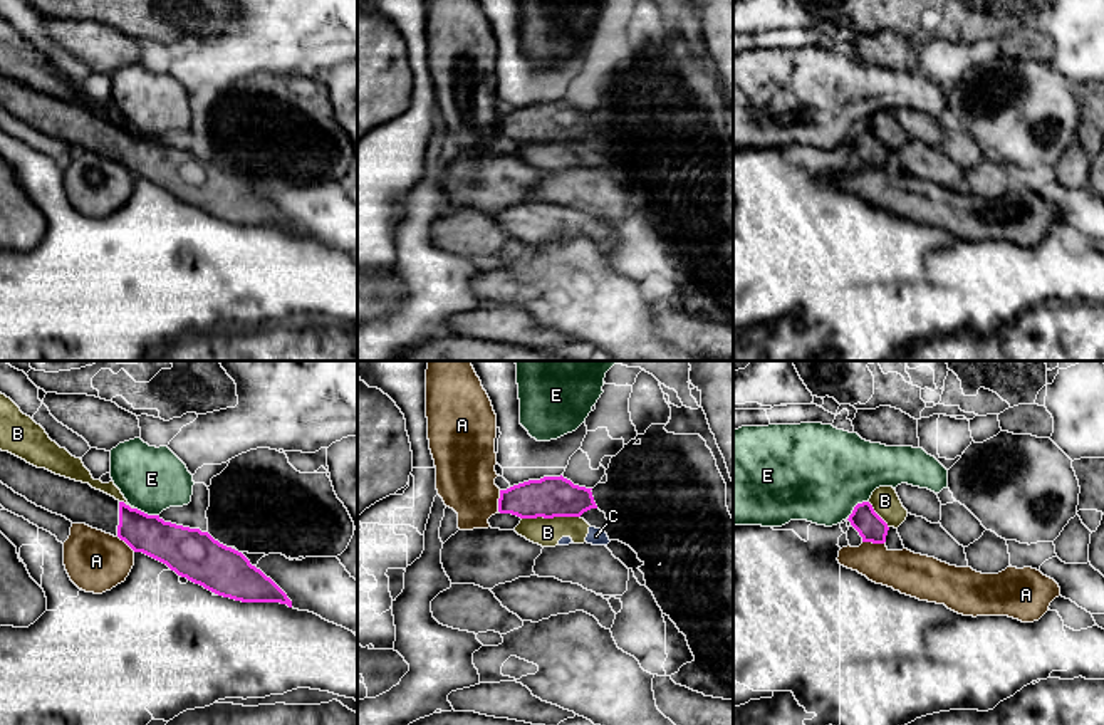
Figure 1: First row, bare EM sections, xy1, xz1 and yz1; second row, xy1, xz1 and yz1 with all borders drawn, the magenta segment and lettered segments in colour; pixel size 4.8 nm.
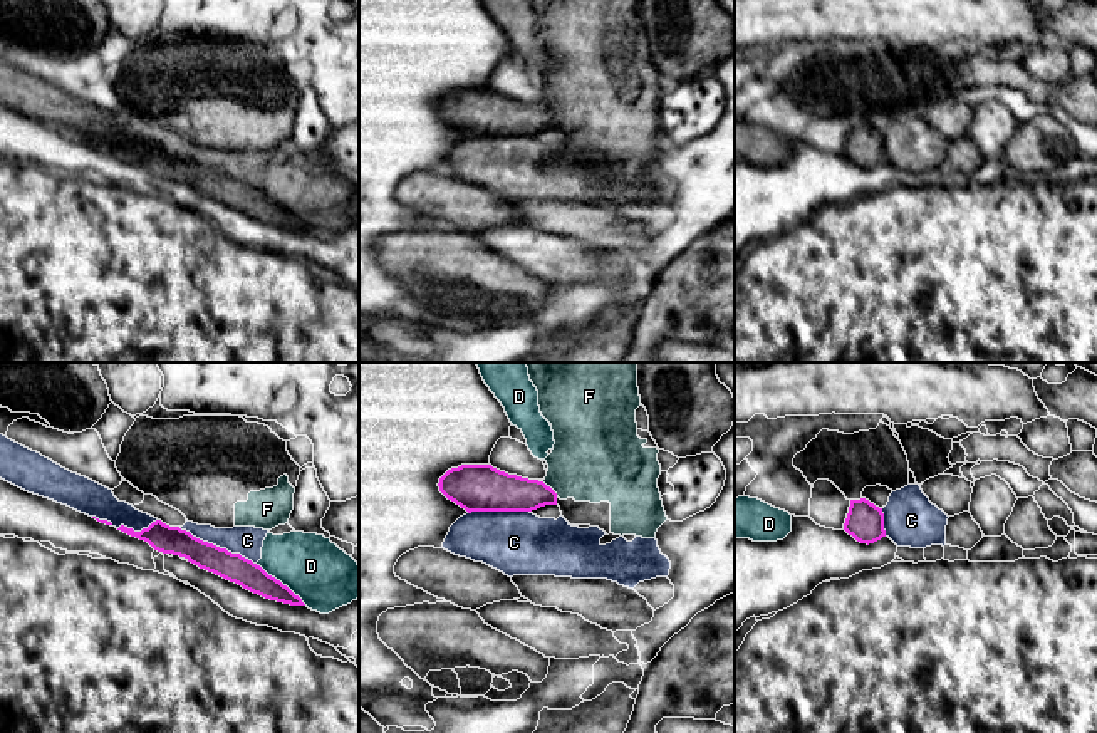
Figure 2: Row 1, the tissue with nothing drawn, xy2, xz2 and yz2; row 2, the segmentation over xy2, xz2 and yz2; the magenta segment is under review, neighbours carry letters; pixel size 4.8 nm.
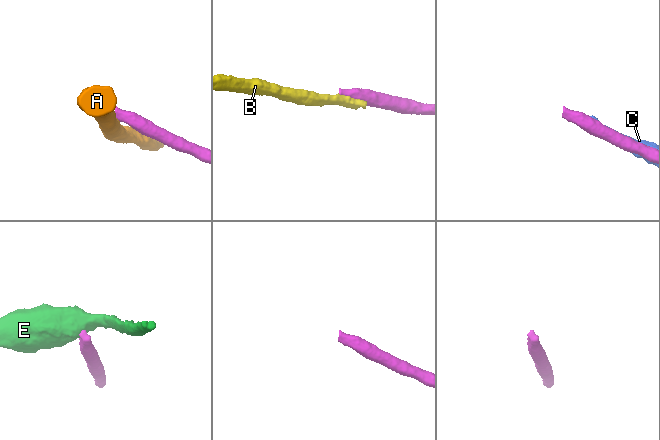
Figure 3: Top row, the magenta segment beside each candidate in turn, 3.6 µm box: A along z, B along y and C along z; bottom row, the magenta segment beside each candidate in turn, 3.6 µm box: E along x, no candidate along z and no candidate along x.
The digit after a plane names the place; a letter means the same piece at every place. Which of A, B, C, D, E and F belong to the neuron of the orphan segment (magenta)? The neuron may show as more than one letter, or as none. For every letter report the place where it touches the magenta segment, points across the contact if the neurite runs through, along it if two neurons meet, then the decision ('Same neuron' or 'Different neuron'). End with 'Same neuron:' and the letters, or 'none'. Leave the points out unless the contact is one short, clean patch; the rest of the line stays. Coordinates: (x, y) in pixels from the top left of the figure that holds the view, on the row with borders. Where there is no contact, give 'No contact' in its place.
A: Touches magenta at xz1 (499, 500). Boundary: xz1 (500, 490), (497, 511). Different neuron
B: Touches magenta at xz1 (551, 517). Boundary: xz1 (579, 516), (522, 519). Different neuron
C: Touches magenta at xy2 (215, 545). Different neuron
D: Touches magenta at xy2 (279, 581). Different neuron
E: Touches magenta at yz1 (854, 507). Boundary: yz1 (868, 500), (859, 502), (848, 519). Different neuron
F: Touches magenta at xz2 (551, 488). Boundary: xz2 (542, 482), (557, 495). Different neuron
Same neuron: none

